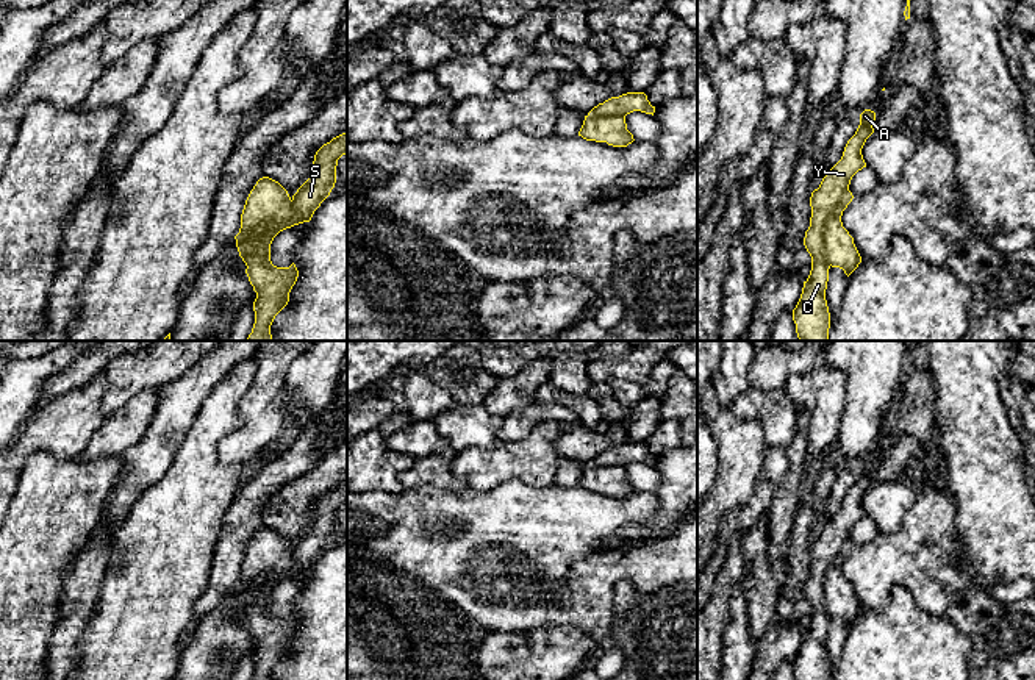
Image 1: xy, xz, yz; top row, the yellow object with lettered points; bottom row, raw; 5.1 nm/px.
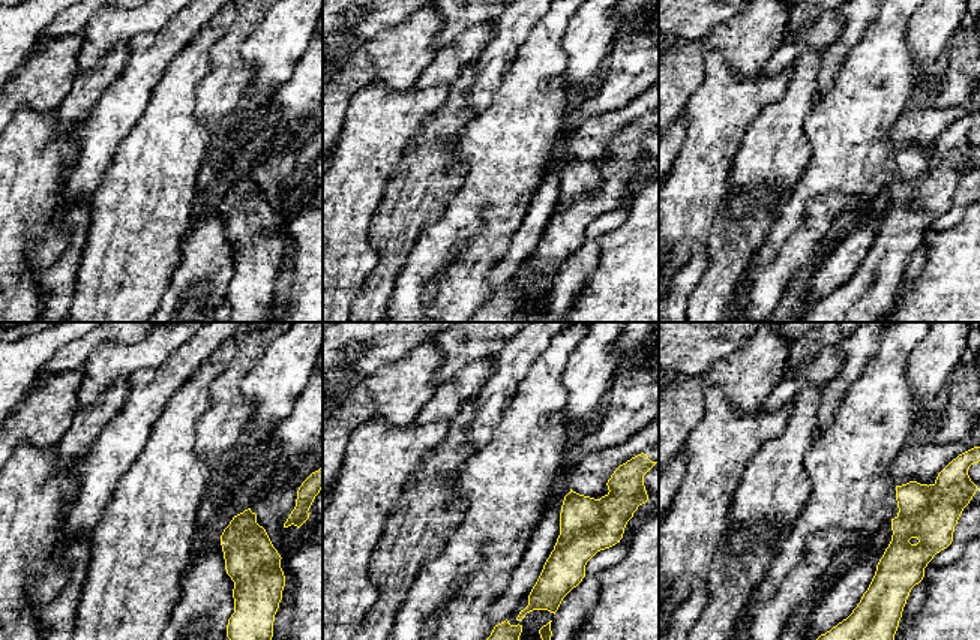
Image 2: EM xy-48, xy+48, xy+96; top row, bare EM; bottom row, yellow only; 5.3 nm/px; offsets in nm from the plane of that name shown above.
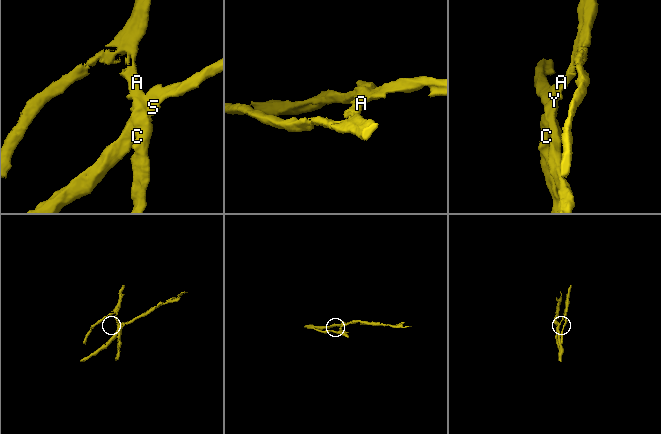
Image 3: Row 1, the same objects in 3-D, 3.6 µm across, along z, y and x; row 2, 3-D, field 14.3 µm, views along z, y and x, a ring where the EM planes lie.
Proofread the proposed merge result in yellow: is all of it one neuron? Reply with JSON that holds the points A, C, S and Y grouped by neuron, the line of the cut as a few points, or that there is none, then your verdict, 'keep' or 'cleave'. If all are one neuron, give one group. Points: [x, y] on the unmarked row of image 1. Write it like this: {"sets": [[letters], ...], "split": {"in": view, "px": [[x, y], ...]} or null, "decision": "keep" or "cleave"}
{"sets": [["A", "C", "Y"], ["S"]], "split": {"in": "yz", "px": [[848, 540], [824, 572], [823, 607], [829, 616]]}, "decision": "cleave"}

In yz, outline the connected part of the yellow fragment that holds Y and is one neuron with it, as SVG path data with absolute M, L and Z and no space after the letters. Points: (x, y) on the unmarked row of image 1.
M865 460L860 464L860 475L847 491L841 510L825 524L818 539L811 542L810 577L805 582L804 596L811 607L811 621L804 632L800 649L793 660L796 680L829 680L830 663L825 650L829 632L829 613L824 608L822 583L824 572L841 546L849 541L852 527L866 517L861 499L874 483L876 463Z

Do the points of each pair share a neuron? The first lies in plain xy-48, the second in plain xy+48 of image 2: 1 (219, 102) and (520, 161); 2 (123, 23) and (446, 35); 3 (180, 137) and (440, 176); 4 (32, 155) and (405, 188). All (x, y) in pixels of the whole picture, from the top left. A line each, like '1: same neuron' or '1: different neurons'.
1: different neurons
2: same neuron
3: different neurons
4: different neurons

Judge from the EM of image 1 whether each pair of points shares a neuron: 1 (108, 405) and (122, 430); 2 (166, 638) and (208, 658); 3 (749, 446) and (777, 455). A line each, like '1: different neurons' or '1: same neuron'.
1: different neurons
2: different neurons
3: different neurons

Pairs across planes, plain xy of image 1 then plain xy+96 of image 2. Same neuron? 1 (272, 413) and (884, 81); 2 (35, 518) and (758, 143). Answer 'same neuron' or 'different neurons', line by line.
1: different neurons
2: different neurons

